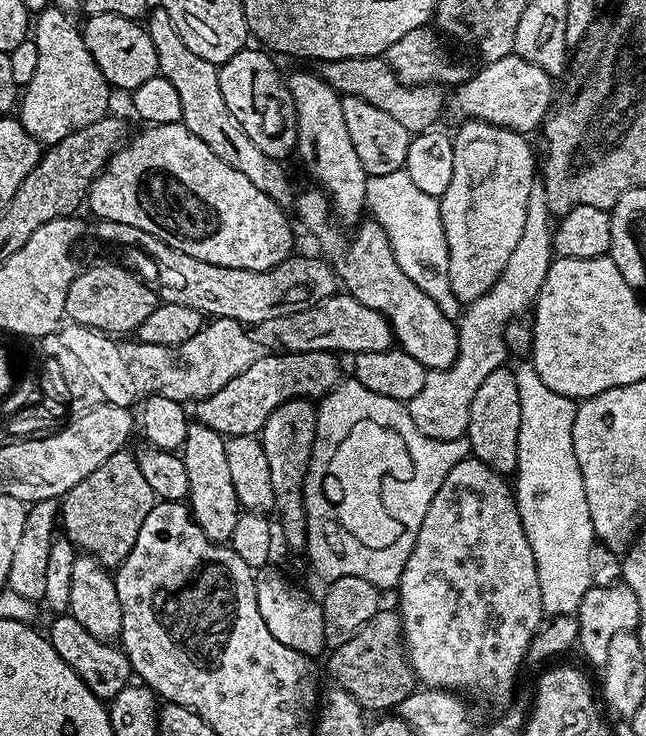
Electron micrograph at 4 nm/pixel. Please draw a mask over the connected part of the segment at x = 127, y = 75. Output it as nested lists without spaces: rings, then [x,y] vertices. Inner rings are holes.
[[[118,14],[89,16],[83,22],[82,33],[86,49],[113,89],[137,88],[142,86],[142,82],[146,82],[146,78],[159,73],[158,54],[154,54],[154,42],[150,42],[150,34],[143,23],[122,18]]]

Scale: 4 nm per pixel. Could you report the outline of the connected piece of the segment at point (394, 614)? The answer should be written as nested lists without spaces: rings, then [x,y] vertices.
[[[399,611],[376,612],[374,618],[370,618],[370,622],[366,622],[366,626],[362,626],[362,630],[358,630],[358,634],[350,638],[350,642],[342,642],[342,646],[331,649],[330,655],[332,657],[328,660],[328,672],[332,675],[331,683],[346,690],[346,694],[354,697],[365,710],[373,708],[374,711],[383,713],[385,710],[399,709],[402,698],[406,698],[417,687],[418,681],[412,674],[408,653],[404,651],[404,631],[400,625]]]

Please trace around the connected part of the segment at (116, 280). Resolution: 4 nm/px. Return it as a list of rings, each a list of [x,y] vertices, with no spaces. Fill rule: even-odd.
[[[92,264],[88,269],[77,271],[76,277],[70,282],[70,290],[66,294],[64,315],[73,324],[94,328],[107,334],[128,334],[131,330],[139,329],[143,320],[155,310],[158,296],[148,292],[148,288],[132,272],[127,272],[120,264]]]

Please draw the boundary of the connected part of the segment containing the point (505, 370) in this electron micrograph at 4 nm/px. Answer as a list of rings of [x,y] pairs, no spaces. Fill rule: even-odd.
[[[505,366],[494,370],[490,378],[486,378],[482,386],[478,386],[478,394],[474,394],[474,402],[470,402],[466,433],[466,438],[472,447],[471,455],[501,474],[512,474],[516,471],[518,430],[522,418],[516,372],[510,368]]]

